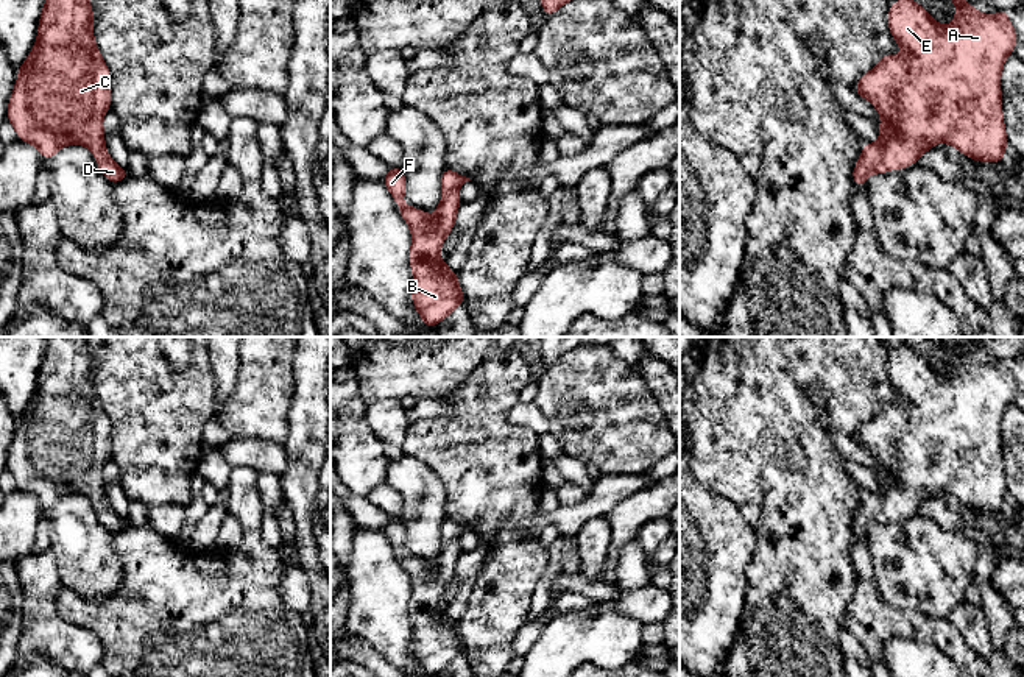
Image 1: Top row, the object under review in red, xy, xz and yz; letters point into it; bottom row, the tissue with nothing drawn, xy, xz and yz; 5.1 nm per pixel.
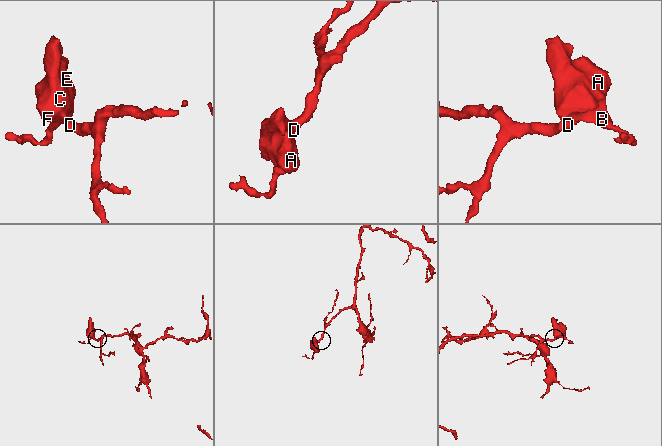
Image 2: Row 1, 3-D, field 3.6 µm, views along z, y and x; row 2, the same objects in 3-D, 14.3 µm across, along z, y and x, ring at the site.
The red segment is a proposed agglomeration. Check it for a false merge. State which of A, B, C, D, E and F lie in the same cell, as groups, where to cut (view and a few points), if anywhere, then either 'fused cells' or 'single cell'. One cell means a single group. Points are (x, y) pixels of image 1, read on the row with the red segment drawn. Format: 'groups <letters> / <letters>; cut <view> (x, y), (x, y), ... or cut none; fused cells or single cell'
groups A B C D E F; cut none; single cell

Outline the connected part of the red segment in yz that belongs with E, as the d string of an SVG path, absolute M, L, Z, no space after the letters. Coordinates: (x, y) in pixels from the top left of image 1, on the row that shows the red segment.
M898 0L893 5L890 5L887 12L888 30L893 39L896 41L896 44L904 50L904 55L902 56L884 55L870 72L863 73L859 78L857 86L854 87L854 92L859 97L868 100L877 109L879 117L882 120L882 123L877 126L879 142L877 144L865 142L862 148L862 154L853 168L853 183L856 187L863 187L871 173L885 175L888 170L902 170L916 164L918 158L923 153L932 150L934 145L938 142L945 142L957 148L962 154L965 154L973 161L991 162L996 165L1004 159L1008 137L1004 125L1001 75L1004 70L1005 59L1015 51L1018 42L1016 31L1010 22L1008 11L999 9L994 16L988 16L979 12L973 5L969 5L965 0L952 0L952 2L957 8L957 12L954 14L954 22L949 27L945 23L937 23L929 14L929 11L924 6L918 5L915 0Z

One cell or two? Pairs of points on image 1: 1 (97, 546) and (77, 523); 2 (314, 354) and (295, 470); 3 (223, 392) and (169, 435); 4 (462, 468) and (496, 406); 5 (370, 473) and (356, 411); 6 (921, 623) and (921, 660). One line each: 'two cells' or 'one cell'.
1: one cell
2: one cell
3: two cells
4: one cell
5: one cell
6: two cells

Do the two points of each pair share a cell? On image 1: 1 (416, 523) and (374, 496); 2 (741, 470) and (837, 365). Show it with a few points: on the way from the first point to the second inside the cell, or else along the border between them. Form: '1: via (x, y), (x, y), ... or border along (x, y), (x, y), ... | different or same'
1: border along (387, 482), (402, 498), (401, 515) | different
2: via (752, 439), (752, 428), (806, 373) | same

